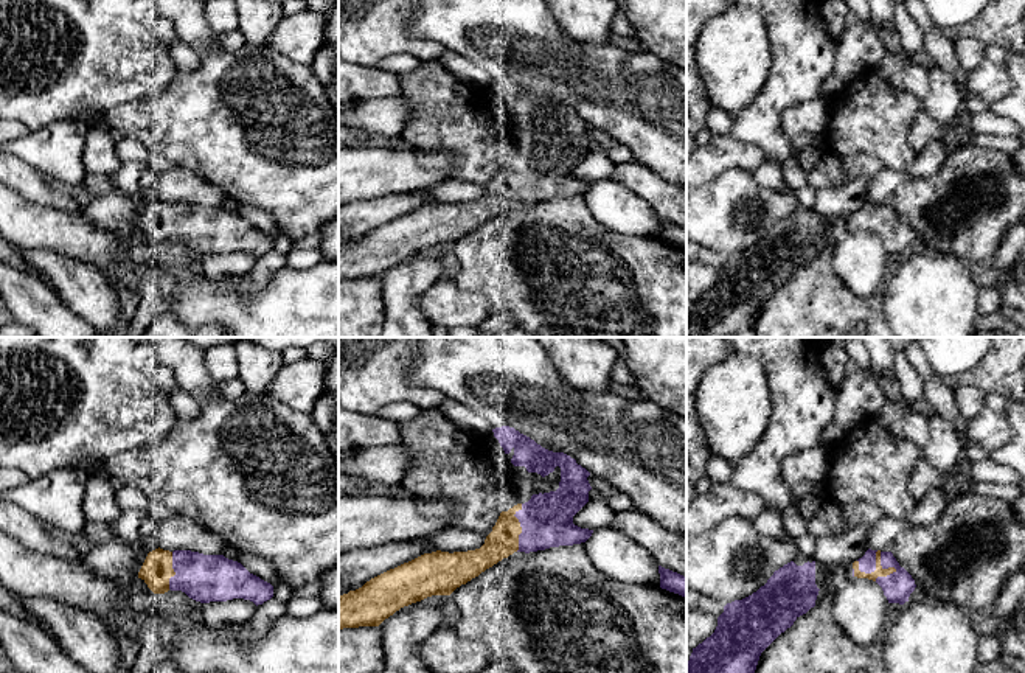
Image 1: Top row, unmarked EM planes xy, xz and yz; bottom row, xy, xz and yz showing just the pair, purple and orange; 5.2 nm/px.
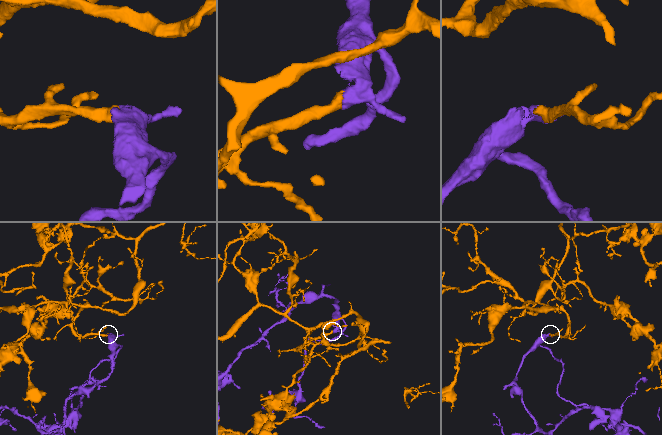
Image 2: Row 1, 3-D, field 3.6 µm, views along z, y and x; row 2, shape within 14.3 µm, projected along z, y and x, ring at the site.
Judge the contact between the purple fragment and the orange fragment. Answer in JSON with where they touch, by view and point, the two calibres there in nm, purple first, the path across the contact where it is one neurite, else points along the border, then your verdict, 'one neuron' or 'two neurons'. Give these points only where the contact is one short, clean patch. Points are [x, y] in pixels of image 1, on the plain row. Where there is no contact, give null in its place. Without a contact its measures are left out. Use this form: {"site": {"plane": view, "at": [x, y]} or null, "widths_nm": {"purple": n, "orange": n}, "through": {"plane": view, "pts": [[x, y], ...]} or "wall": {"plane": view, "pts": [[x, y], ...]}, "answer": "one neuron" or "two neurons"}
{"site": {"plane": "yz", "at": [875, 209]}, "widths_nm": {"purple": 150, "orange": 50}, "answer": "one neuron"}

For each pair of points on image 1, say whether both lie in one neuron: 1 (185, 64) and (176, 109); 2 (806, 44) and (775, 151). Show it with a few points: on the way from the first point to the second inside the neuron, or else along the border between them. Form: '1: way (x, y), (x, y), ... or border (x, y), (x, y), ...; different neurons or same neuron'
1: border (177, 38), (198, 55), (198, 66), (191, 72); different neurons
2: way (799, 70), (772, 100), (771, 125); same neuron

